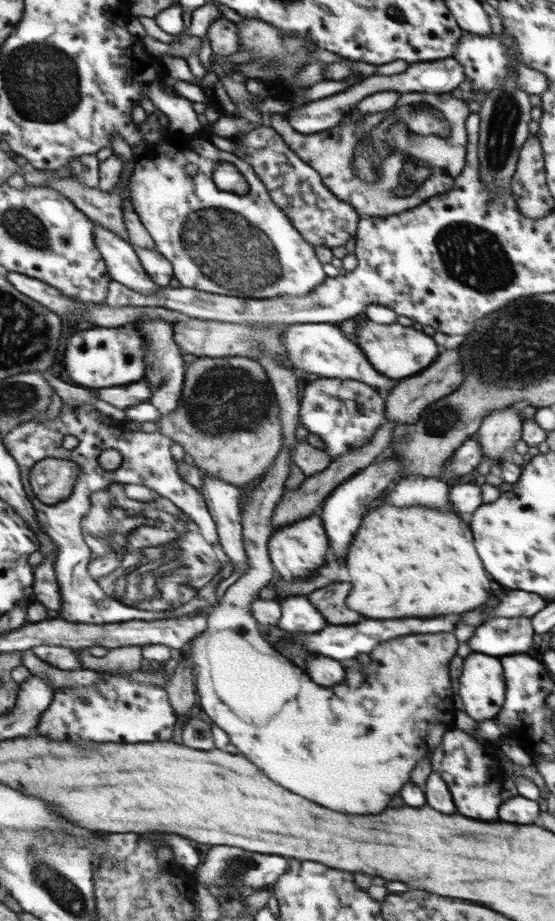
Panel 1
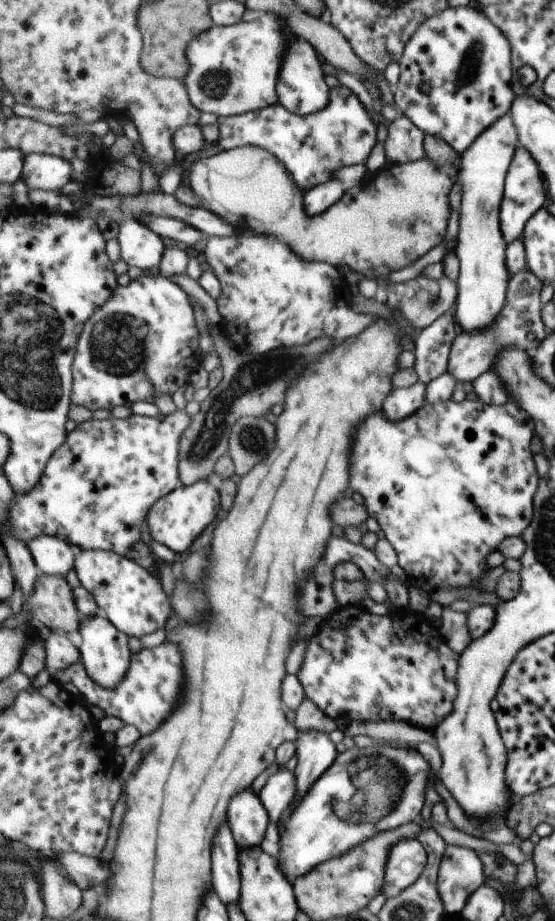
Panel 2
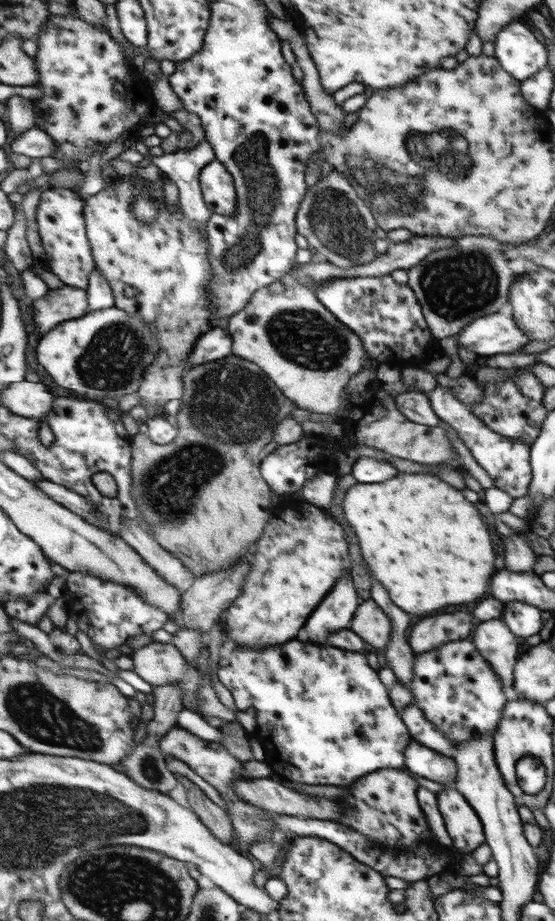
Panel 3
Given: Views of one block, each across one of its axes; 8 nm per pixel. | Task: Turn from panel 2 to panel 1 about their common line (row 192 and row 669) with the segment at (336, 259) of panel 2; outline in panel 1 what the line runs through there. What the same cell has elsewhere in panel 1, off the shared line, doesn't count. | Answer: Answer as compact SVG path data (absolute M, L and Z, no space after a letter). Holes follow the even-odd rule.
M263 356L259 358L261 366L265 368L265 371L269 374L269 379L271 379L272 385L274 388L277 388L277 398L279 398L279 404L281 404L281 424L283 424L283 436L284 444L278 457L276 458L273 466L269 468L267 474L259 481L256 485L254 493L250 496L250 501L248 505L244 508L242 512L242 525L244 528L244 539L245 550L247 551L248 563L250 569L235 583L230 586L225 594L221 597L220 605L216 608L215 612L208 615L208 628L203 630L196 638L189 642L189 646L195 661L195 670L196 670L196 685L198 686L198 696L200 697L200 704L202 710L207 714L212 720L213 724L221 727L229 736L231 744L233 744L238 750L239 754L253 760L271 780L275 780L277 784L281 784L283 788L291 790L291 792L297 792L325 808L333 808L333 810L339 810L339 812L347 812L347 814L369 814L369 812L381 812L387 802L391 800L391 796L395 796L397 792L402 790L401 786L404 786L405 783L411 781L411 772L414 770L414 767L422 758L429 758L434 751L434 748L438 746L441 742L441 737L443 730L439 730L439 726L446 725L447 718L449 714L453 716L453 706L451 706L451 683L448 673L448 664L449 660L453 658L455 654L455 648L457 648L457 640L453 634L417 634L417 636L399 636L399 638L393 638L393 640L387 640L387 642L381 642L379 646L375 646L371 652L369 652L369 664L367 666L361 666L357 664L357 670L359 674L362 674L362 678L357 678L353 680L353 666L347 668L346 679L339 683L338 685L333 686L323 686L317 684L314 681L310 674L304 668L299 668L297 664L291 664L285 656L281 656L275 648L271 648L270 642L263 636L261 636L261 630L259 630L260 622L255 620L253 612L251 612L252 604L256 602L256 598L259 598L259 592L271 584L271 580L275 578L276 568L273 568L274 562L270 556L270 550L268 549L269 541L272 539L272 534L274 533L274 528L272 525L272 518L276 506L279 502L282 501L285 491L285 482L287 482L287 477L289 472L291 472L291 463L294 462L294 450L296 450L296 445L299 443L297 438L297 429L300 427L300 407L301 407L301 388L304 384L301 384L295 370L287 368L285 364L281 362L273 362L269 356ZM421 707L427 708L426 715L429 715L429 718L425 722L429 722L429 726L438 726L437 728L431 728L429 732L421 732ZM379 720L387 720L387 724L393 724L393 728L379 728Z

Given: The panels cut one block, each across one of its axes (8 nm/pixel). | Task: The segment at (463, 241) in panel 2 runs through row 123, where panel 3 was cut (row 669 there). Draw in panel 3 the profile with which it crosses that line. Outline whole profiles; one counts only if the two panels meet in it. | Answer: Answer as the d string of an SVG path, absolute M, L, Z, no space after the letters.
M501 619L481 621L477 624L479 626L471 632L469 639L497 673L503 685L503 692L511 695L513 667L519 658L517 654L519 638L509 631L508 625Z

